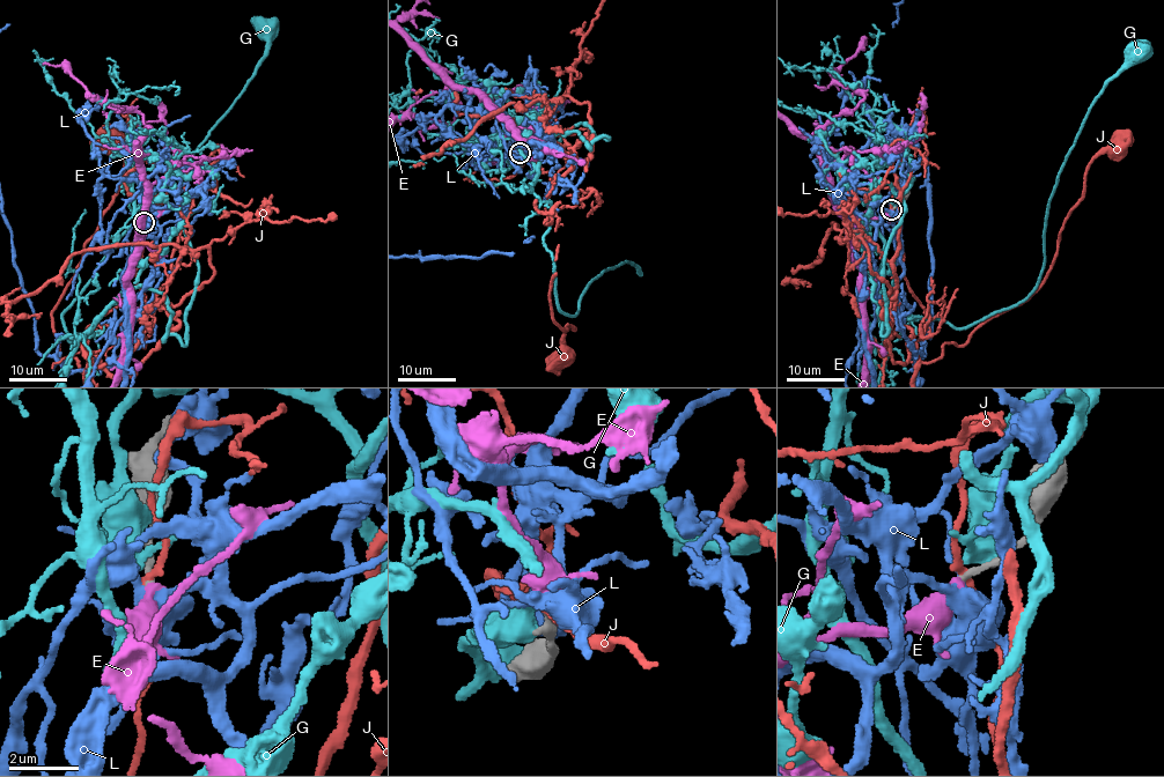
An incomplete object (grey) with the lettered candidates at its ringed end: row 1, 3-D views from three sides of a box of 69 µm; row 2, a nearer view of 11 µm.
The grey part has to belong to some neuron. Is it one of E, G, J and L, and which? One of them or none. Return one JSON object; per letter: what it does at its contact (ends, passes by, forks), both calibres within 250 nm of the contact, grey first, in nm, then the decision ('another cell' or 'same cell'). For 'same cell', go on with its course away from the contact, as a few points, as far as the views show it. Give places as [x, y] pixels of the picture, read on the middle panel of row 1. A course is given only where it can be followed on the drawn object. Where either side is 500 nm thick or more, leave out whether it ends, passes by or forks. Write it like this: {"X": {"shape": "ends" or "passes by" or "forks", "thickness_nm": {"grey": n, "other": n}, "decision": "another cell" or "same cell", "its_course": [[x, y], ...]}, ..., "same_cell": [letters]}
{"E": {"shape": "ends", "thickness_nm": {"grey": 120, "other": 360}, "decision": "same cell"}, "G": {"thickness_nm": {"grey": 200, "other": 500}, "decision": "another cell"}, "J": {"shape": "passes by", "thickness_nm": {"grey": 140, "other": 170}, "decision": "another cell"}, "L": {"shape": "forks", "thickness_nm": {"grey": 120, "other": 400}, "decision": "another cell"}, "same_cell": ["E"]}

